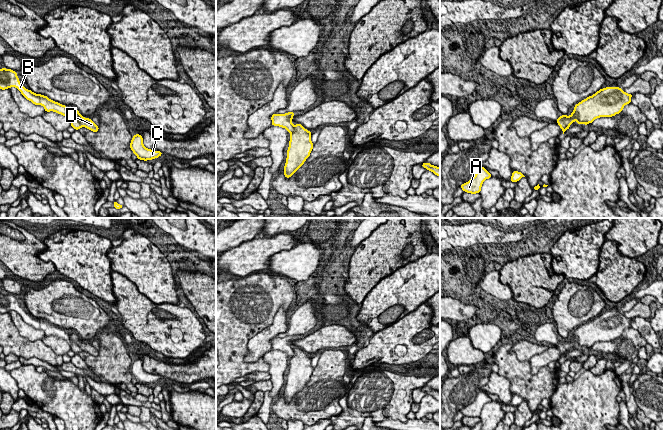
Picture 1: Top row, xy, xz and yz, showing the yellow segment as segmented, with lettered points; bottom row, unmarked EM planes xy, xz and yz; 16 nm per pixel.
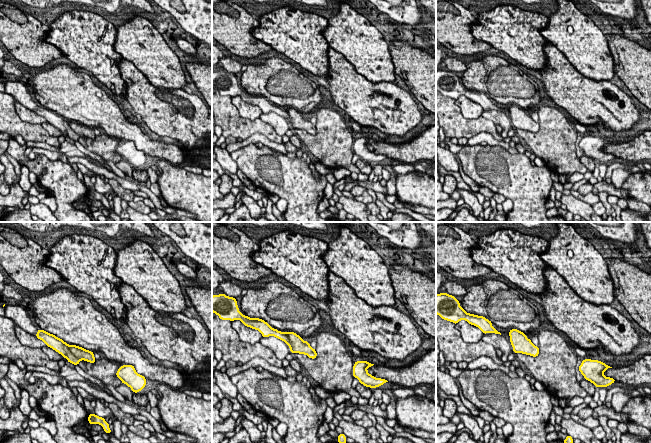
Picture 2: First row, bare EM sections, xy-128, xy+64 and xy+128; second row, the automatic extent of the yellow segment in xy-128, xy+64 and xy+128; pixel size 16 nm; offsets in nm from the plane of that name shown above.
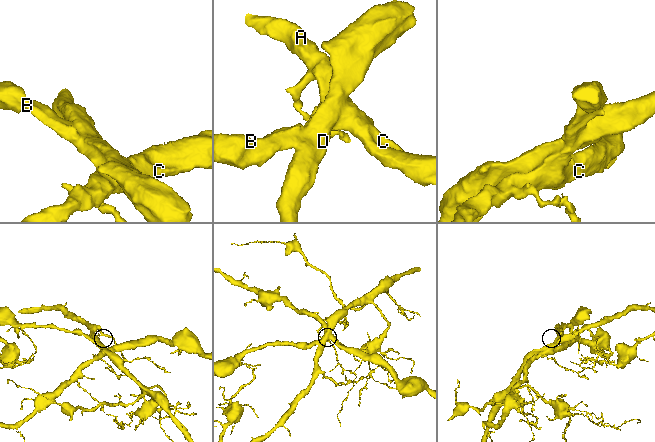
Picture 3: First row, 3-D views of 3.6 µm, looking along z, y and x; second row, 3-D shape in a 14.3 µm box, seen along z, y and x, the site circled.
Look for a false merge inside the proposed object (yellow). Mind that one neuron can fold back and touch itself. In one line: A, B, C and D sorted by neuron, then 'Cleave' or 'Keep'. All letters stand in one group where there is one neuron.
Groups: A B C / D. Cleave

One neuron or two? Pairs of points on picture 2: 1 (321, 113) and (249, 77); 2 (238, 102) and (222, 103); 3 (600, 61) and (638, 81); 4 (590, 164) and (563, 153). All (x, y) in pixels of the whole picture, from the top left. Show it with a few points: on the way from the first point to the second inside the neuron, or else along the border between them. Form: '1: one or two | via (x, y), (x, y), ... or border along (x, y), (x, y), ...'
1: two | border along (320, 106), (315, 110)
2: two | border along (231, 98), (231, 103), (238, 113), (247, 119)
3: two | border along (608, 45), (613, 59), (615, 74)
4: two | border along (579, 160), (587, 169)

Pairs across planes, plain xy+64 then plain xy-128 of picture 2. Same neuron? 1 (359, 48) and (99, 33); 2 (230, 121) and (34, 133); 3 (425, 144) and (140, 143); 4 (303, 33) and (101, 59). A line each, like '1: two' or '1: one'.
1: two
2: one
3: one
4: one

